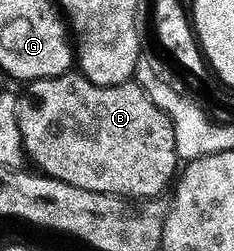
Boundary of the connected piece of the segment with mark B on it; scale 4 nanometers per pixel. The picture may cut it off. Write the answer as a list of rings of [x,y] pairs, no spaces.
[[[71,70],[65,76],[36,80],[29,85],[28,90],[30,90],[30,97],[21,101],[19,110],[20,133],[23,134],[23,146],[26,148],[27,157],[32,162],[34,159],[36,164],[34,166],[38,167],[45,175],[51,176],[53,180],[64,182],[68,186],[76,186],[80,190],[99,192],[102,196],[121,196],[123,200],[136,200],[139,202],[157,201],[156,198],[161,192],[166,190],[168,192],[171,189],[180,170],[180,157],[178,147],[176,146],[175,128],[172,126],[171,120],[164,114],[164,110],[160,110],[160,106],[156,106],[156,102],[152,102],[152,98],[148,98],[148,94],[137,82],[105,88],[104,86],[96,86],[88,77]]]

